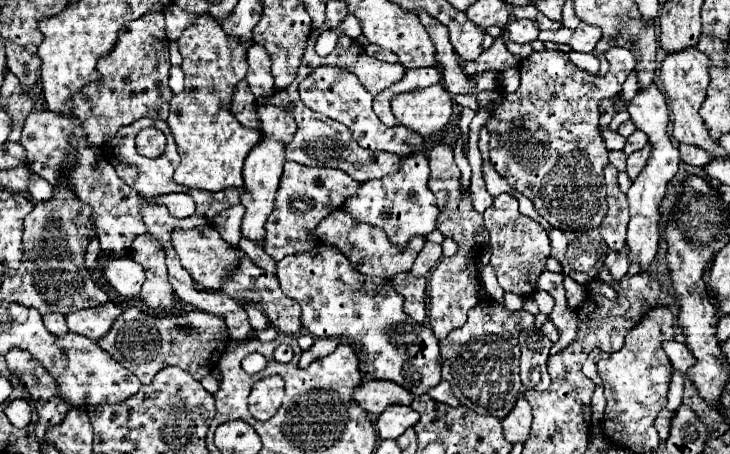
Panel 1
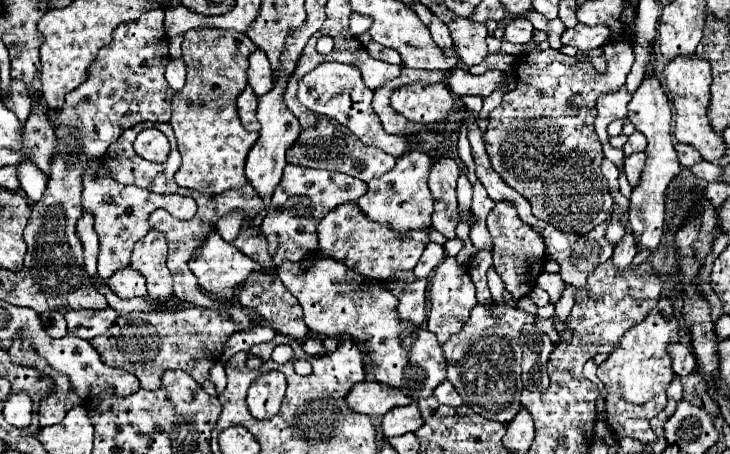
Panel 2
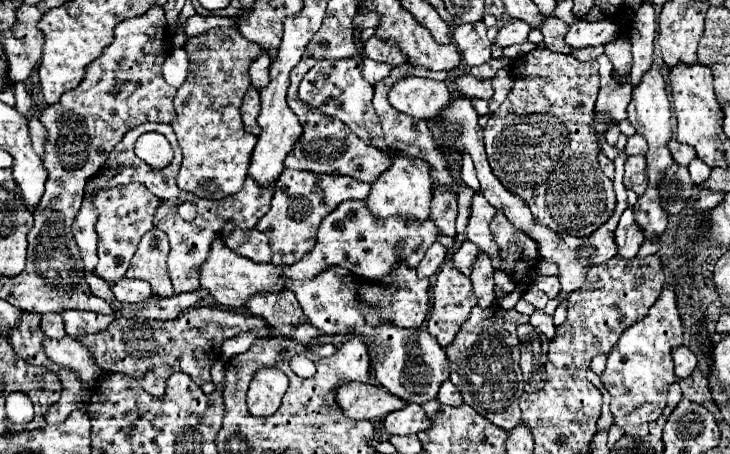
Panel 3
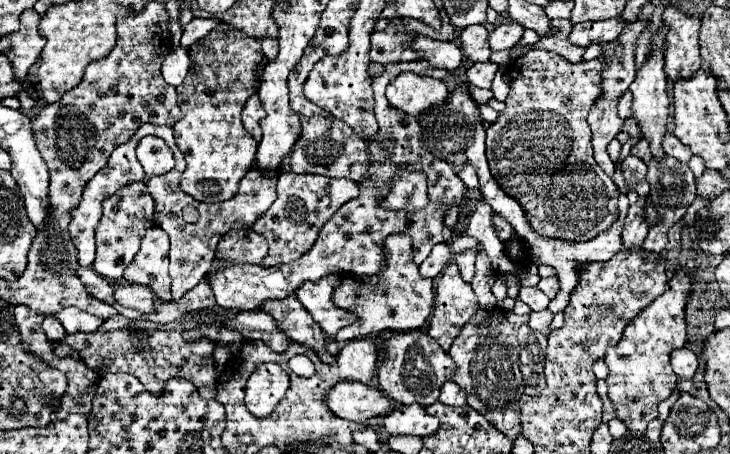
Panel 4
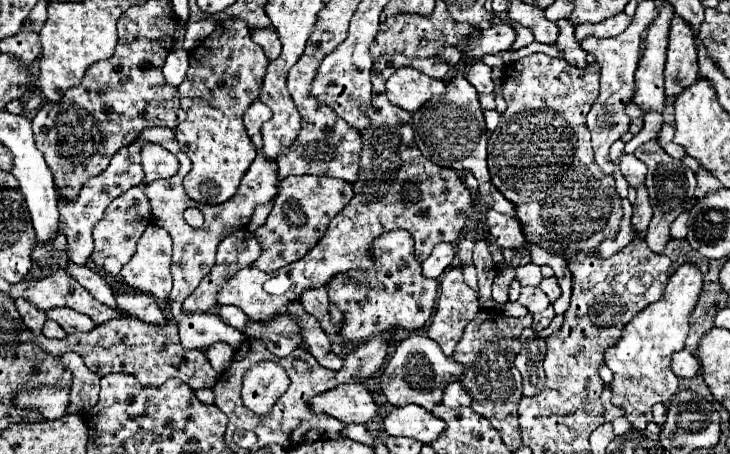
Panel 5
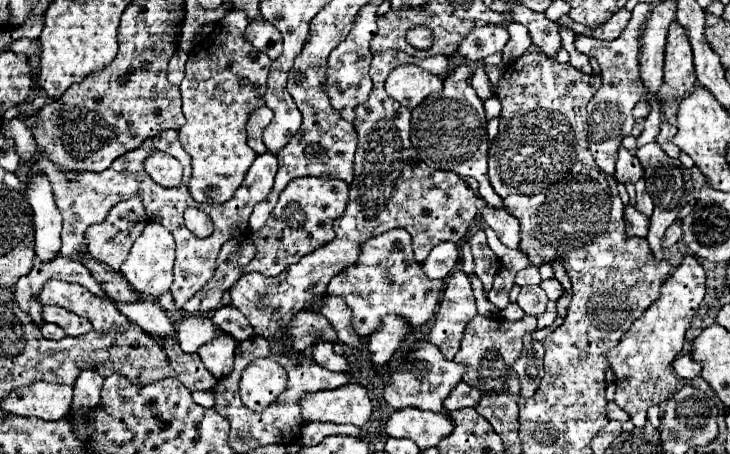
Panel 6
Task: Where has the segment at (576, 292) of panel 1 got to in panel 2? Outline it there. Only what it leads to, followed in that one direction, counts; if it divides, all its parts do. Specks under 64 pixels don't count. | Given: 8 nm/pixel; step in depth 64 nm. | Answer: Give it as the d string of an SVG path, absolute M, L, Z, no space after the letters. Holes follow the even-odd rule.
M572 286L564 288L564 292L562 292L562 296L560 296L558 304L556 304L556 314L554 314L560 320L566 320L570 310L572 310L572 306L574 306L574 292L576 292L576 288L572 288Z

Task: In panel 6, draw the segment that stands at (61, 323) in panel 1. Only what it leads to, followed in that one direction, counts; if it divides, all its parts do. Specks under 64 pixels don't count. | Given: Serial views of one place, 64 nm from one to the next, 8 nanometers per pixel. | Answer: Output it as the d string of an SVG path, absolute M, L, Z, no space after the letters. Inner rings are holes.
M44 324L44 326L42 326L42 336L44 336L46 340L62 340L66 334L64 334L64 330L62 330L60 326L56 326L56 324Z

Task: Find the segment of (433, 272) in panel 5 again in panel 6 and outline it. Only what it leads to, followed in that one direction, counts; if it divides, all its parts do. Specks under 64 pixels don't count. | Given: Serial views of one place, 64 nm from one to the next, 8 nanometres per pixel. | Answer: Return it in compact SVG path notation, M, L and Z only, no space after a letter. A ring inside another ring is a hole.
M440 242L430 256L426 258L426 262L422 264L426 274L430 278L446 278L452 274L454 266L460 262L460 248L454 242Z

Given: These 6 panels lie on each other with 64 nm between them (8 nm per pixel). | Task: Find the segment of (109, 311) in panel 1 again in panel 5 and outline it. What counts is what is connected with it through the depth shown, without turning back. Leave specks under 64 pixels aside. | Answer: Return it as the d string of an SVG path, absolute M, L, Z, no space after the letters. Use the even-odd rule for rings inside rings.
M50 308L46 312L48 320L54 320L58 322L66 334L74 334L74 332L90 332L96 324L86 316L86 314L80 314L80 312L74 312L70 308Z

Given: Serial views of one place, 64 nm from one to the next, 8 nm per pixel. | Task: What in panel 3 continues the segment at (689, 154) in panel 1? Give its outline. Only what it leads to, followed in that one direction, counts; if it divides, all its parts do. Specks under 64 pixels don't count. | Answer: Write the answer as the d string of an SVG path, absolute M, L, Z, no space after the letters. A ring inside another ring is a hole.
M674 138L668 140L668 150L672 152L672 158L674 158L678 164L682 164L682 166L688 166L690 160L696 156L696 150L694 150L692 146L682 144L682 142L674 140Z

